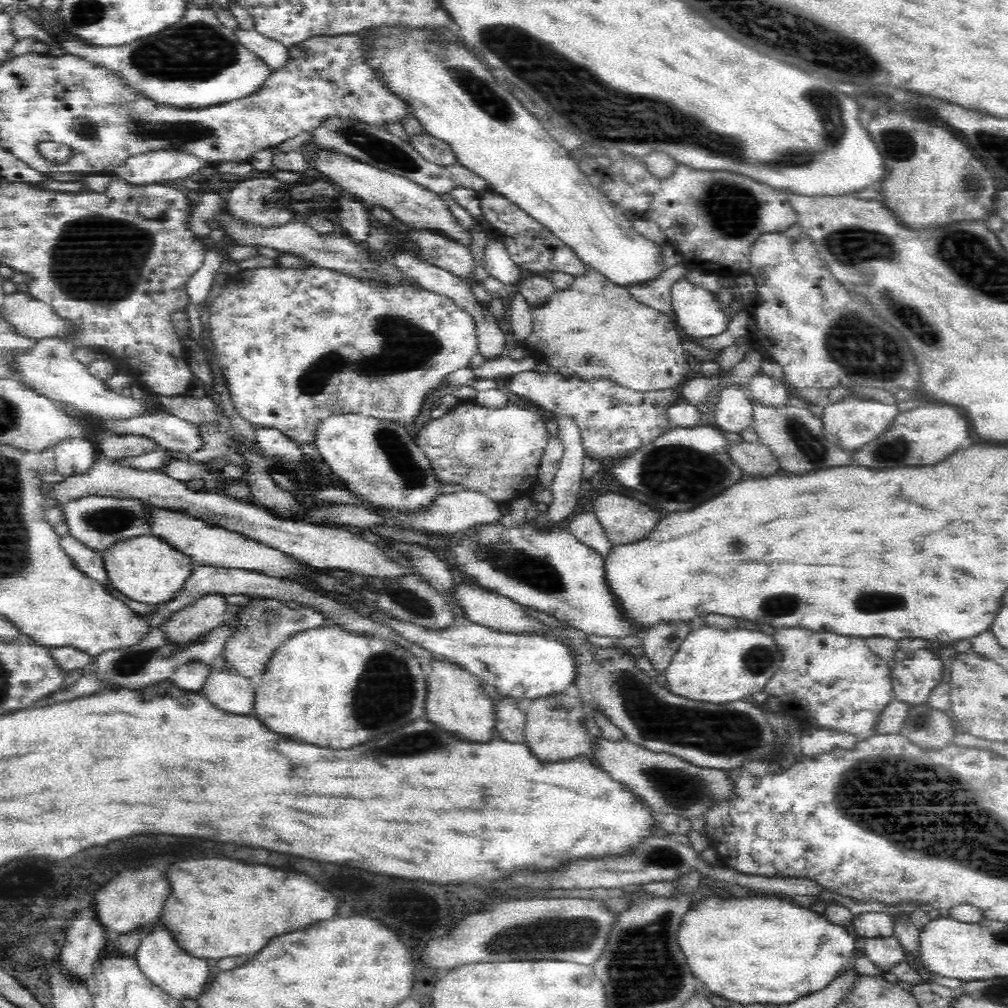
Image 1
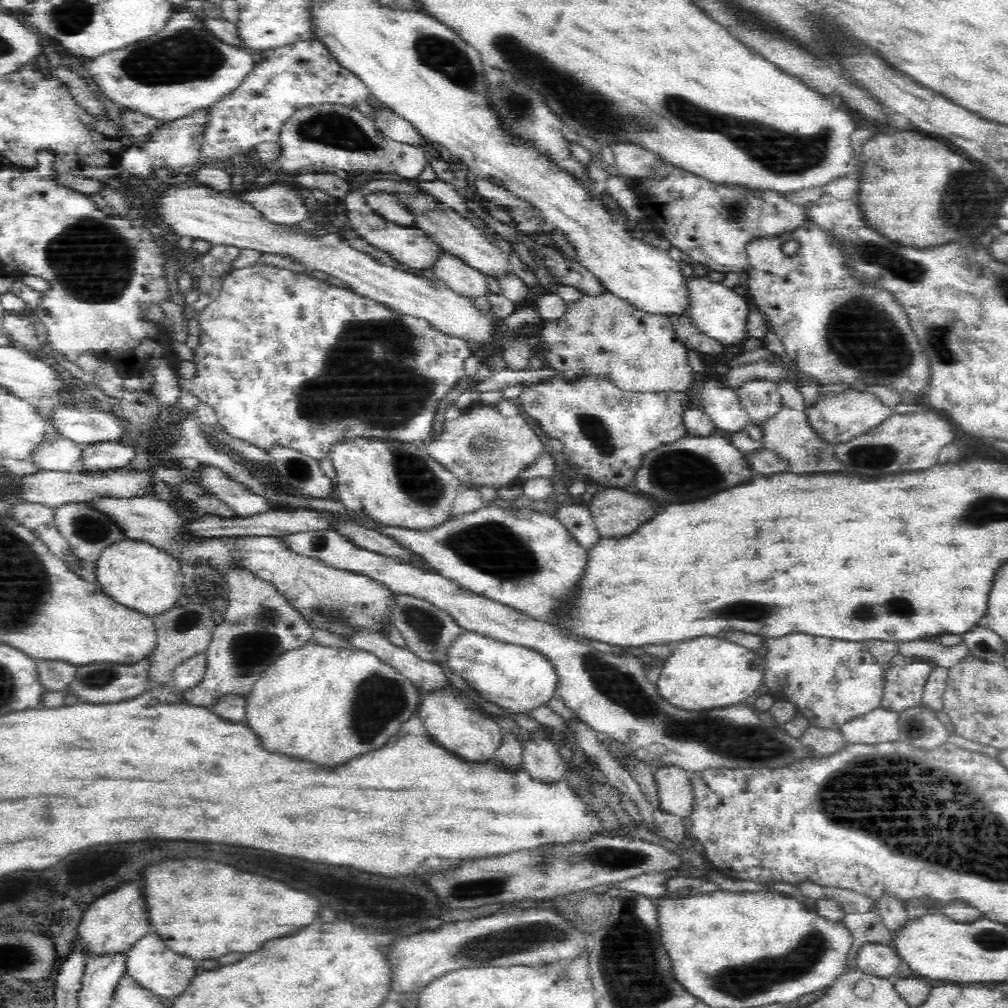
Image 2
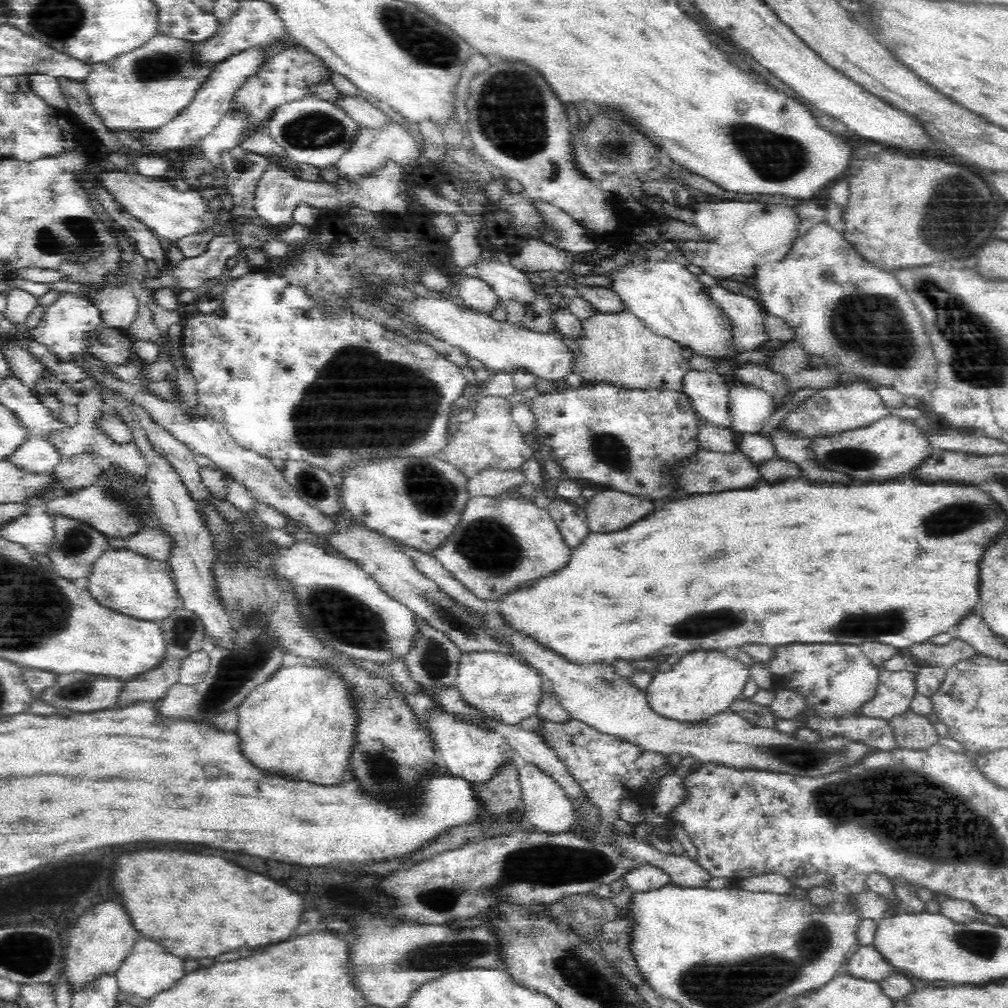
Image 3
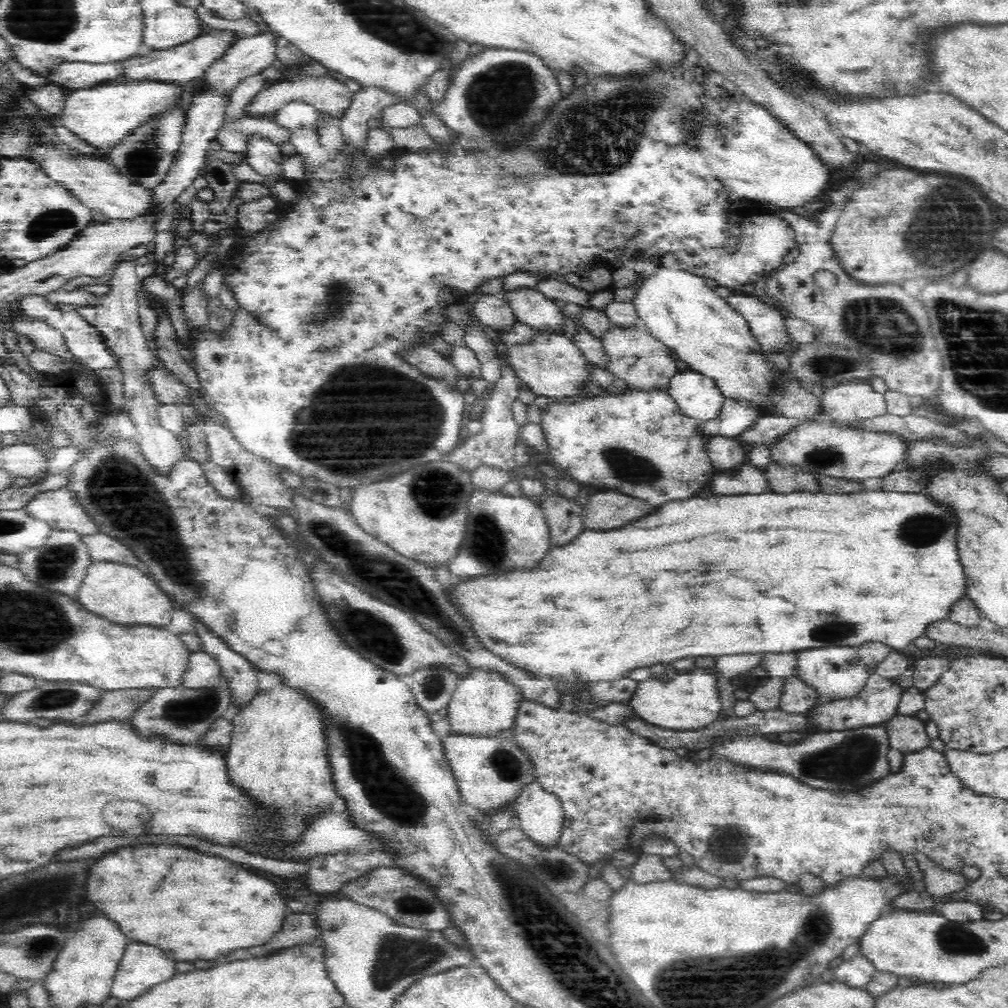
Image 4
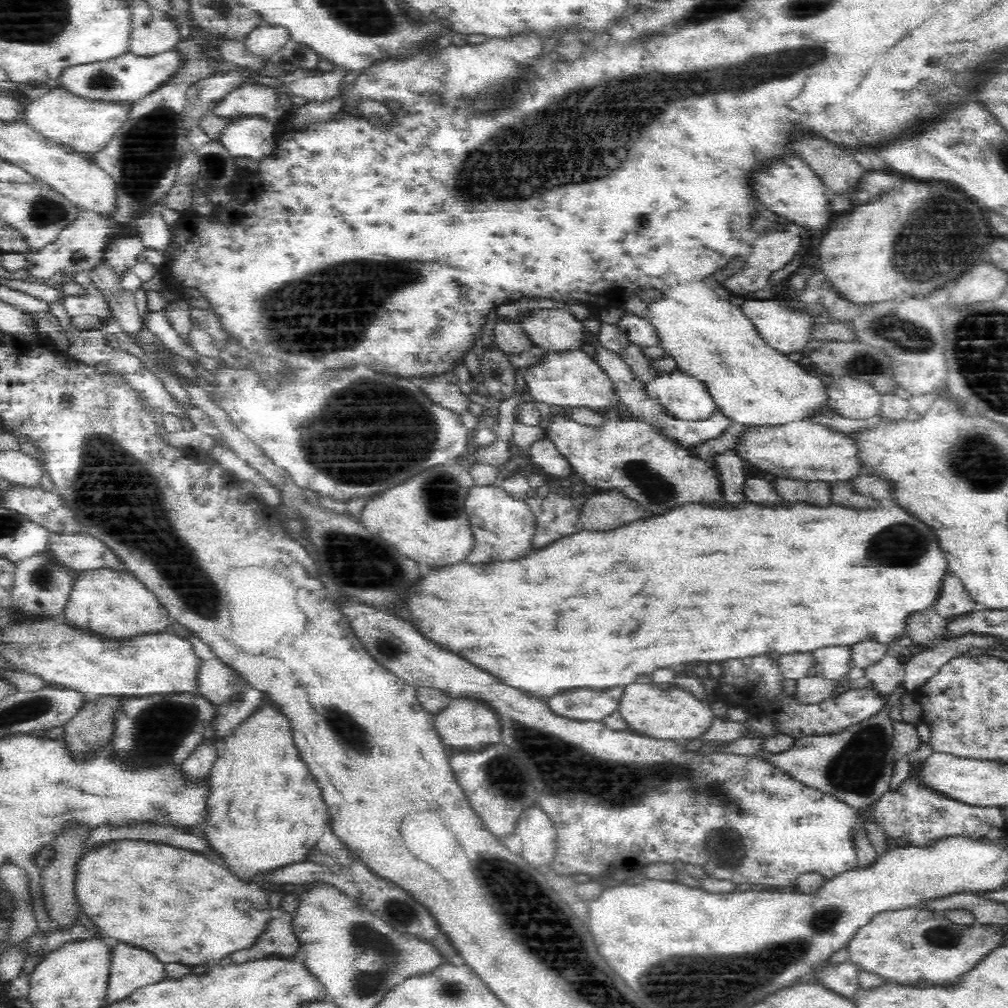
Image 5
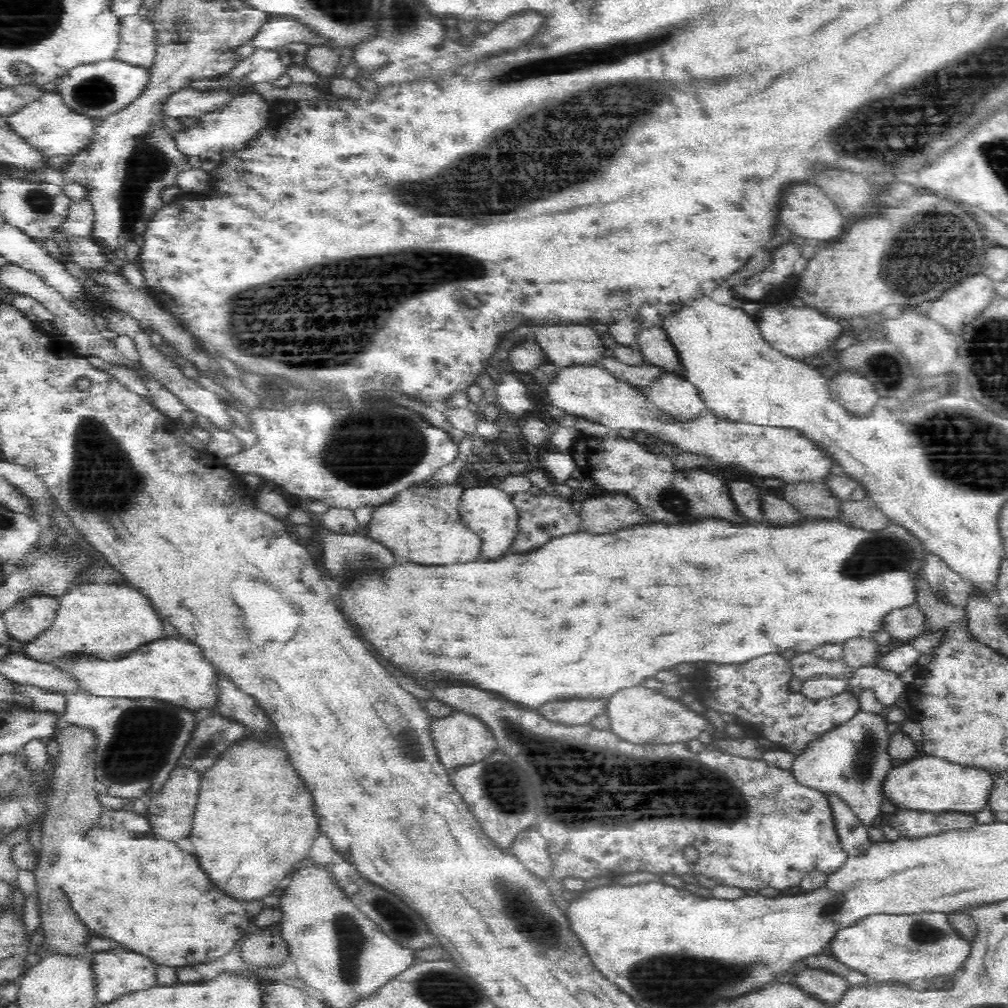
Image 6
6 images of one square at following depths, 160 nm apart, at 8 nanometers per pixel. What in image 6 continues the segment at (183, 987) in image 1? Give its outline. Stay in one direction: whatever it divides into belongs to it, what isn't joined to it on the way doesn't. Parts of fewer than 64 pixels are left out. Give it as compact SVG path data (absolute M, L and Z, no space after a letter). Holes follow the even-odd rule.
M128 949L93 952L90 956L91 982L94 982L94 1000L96 1004L113 1003L119 996L133 992L148 991L156 985L154 977L156 964L148 957Z

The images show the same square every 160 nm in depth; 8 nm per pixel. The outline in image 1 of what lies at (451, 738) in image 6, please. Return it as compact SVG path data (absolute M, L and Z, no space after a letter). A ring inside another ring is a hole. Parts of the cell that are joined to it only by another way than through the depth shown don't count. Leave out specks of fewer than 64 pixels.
M384 617L384 625L389 625L390 631L395 630L402 638L417 643L419 646L438 654L443 658L444 663L454 664L462 671L470 673L478 682L490 684L496 688L496 692L503 698L514 700L538 700L546 696L556 695L564 692L572 684L575 678L574 661L570 659L570 651L550 638L543 639L542 636L512 636L503 635L502 632L492 632L481 624L463 622L456 628L450 630L438 630L438 632L427 632L416 626L409 626L406 623L393 622L390 618Z

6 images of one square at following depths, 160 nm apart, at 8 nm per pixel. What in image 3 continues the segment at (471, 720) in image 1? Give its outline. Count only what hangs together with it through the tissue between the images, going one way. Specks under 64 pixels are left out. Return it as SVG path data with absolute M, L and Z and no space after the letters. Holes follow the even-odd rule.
M438 706L434 714L435 716L432 716L425 726L427 728L430 725L428 730L432 732L433 740L437 744L437 751L443 766L454 778L468 782L467 786L470 789L474 790L486 784L500 772L500 769L508 765L516 767L523 765L516 751L511 749L509 742L496 730L487 731L478 725L462 722Z

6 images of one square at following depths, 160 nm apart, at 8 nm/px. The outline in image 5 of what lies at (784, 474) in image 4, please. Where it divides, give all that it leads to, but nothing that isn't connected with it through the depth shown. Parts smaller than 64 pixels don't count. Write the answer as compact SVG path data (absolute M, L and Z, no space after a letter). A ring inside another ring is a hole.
M778 479L773 483L775 491L784 496L790 504L806 502L812 506L830 506L832 504L831 484L826 482L808 482L792 479Z

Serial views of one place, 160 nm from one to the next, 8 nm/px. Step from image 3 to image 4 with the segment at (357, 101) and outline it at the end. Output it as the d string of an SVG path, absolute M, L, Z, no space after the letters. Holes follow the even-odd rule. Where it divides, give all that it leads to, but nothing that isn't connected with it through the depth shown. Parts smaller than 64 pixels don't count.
M294 72L279 79L276 84L268 89L259 90L244 106L244 116L251 116L259 120L275 120L275 116L288 104L288 102L302 101L313 106L317 111L329 112L340 117L342 112L350 106L350 96L352 96L345 80L338 80L330 74L305 74Z

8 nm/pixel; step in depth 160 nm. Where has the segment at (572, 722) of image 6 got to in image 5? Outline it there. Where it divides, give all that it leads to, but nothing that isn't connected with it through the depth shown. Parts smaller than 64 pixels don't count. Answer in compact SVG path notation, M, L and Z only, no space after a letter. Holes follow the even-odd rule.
M622 687L602 691L574 690L546 699L548 709L559 717L573 721L602 721L618 708Z

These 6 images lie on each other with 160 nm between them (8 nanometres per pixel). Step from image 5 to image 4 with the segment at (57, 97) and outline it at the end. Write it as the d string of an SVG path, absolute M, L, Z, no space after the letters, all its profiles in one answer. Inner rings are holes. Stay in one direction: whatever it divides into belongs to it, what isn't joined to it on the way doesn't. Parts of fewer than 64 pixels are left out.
M114 83L93 89L70 90L64 93L64 108L60 114L53 117L47 113L47 118L54 126L67 128L92 148L102 148L104 152L120 143L138 125L150 119L152 114L158 114L174 96L180 96L181 88L164 83Z

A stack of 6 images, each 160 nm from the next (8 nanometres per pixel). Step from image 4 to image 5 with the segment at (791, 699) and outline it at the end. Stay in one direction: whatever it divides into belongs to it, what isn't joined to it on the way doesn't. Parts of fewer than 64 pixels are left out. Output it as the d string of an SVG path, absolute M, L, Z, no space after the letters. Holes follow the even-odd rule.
M852 668L843 678L830 679L822 676L809 676L797 682L795 695L802 704L818 704L833 696L836 688L844 688L853 680L864 677L864 669Z

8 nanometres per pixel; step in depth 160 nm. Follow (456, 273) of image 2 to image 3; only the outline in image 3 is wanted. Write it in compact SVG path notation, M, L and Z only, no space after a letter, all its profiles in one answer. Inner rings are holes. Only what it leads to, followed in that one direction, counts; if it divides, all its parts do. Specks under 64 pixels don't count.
M467 276L461 279L454 289L456 295L462 299L464 307L483 315L490 315L500 304L495 290L478 277Z

